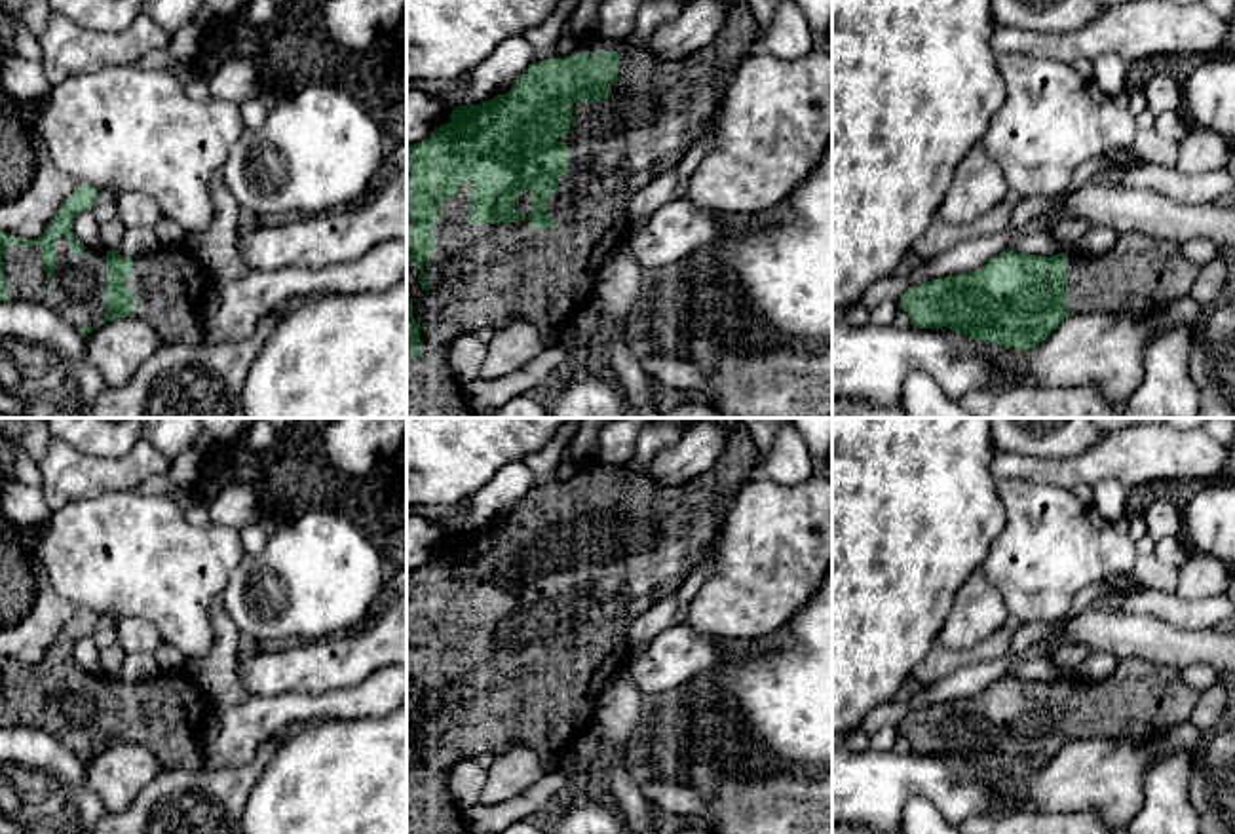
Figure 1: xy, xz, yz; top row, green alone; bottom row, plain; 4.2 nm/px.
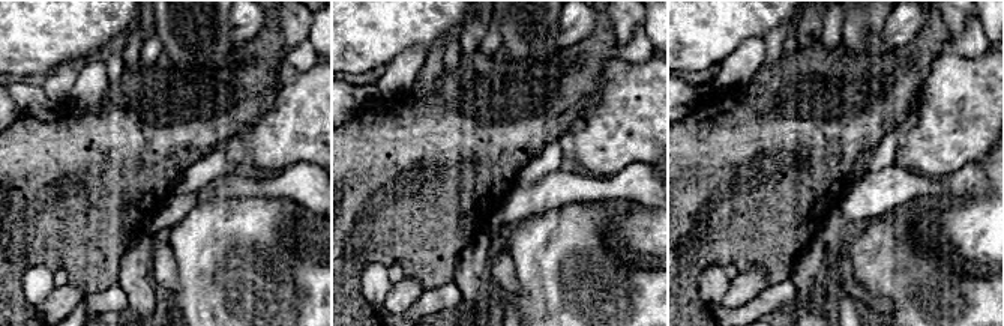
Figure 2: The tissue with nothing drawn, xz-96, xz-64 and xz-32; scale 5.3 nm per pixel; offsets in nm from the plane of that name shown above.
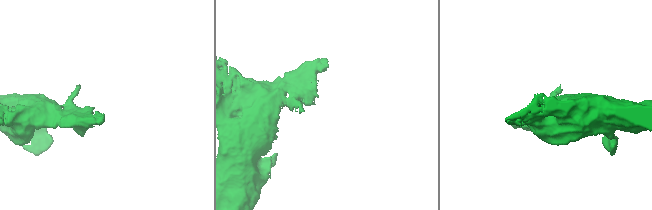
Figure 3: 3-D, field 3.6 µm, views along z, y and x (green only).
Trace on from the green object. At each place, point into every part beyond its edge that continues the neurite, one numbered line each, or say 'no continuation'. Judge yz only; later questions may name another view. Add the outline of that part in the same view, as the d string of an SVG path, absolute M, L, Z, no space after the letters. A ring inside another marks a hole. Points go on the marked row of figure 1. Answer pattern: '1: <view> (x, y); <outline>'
1: yz (1140, 274); M1125 234L1104 256L1068 253L1068 312L1148 315L1189 294L1197 274L1180 243Z

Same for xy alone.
1: xy (78, 284); M63 234L55 243L57 262L51 275L44 270L38 245L8 245L2 266L11 300L44 304L74 329L101 325L106 313L106 251L84 249L72 255Z

